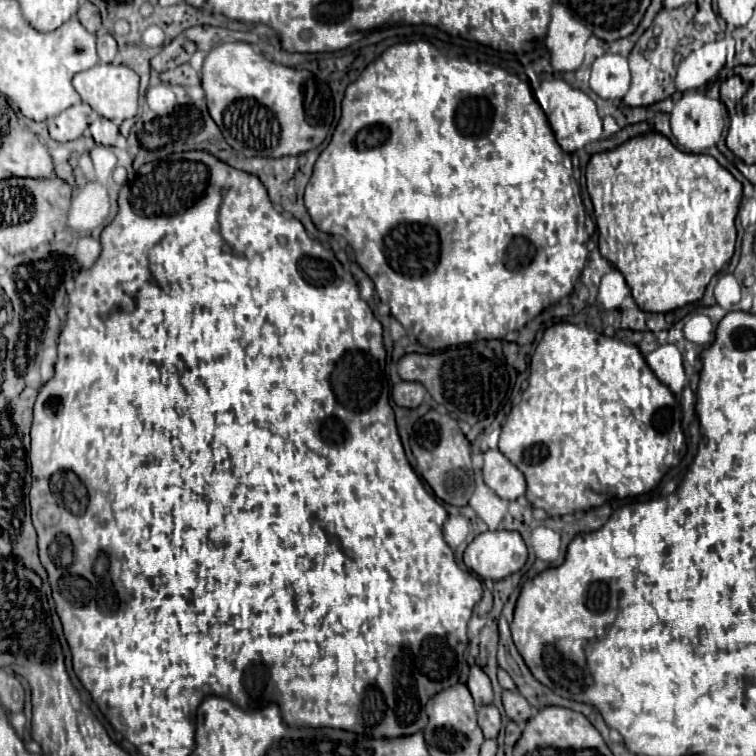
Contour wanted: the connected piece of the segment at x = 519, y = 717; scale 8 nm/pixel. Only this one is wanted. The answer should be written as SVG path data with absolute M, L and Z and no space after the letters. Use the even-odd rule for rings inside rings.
M504 691L502 693L502 703L504 703L506 715L514 723L522 725L532 717L532 707L526 703L526 699L522 699L522 695L518 691Z

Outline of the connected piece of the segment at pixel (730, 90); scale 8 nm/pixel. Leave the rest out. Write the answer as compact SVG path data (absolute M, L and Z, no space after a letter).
M734 75L724 80L720 85L720 99L726 106L726 109L730 115L736 113L736 105L740 102L740 99L745 95L748 89L748 84L742 81L742 78Z

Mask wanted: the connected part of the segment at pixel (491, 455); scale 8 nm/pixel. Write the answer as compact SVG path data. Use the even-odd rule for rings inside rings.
M500 451L484 453L482 475L486 485L506 501L516 501L526 493L526 479Z

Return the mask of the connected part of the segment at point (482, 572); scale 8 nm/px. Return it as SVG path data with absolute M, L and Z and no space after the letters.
M484 531L464 551L464 563L482 579L500 581L524 567L526 545L518 531Z

